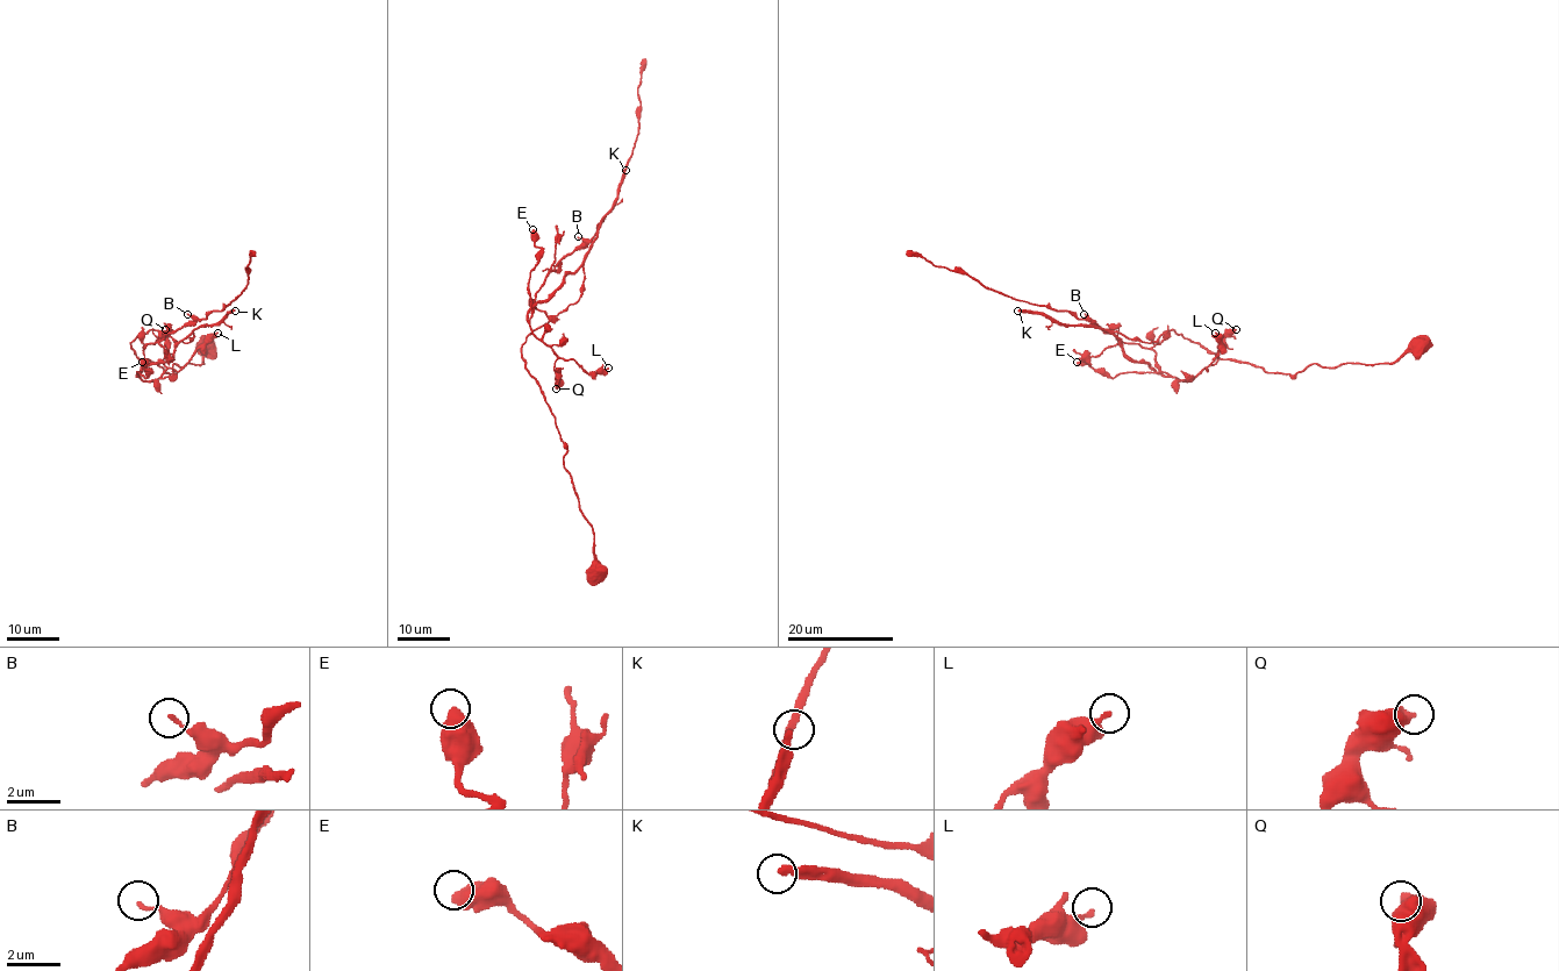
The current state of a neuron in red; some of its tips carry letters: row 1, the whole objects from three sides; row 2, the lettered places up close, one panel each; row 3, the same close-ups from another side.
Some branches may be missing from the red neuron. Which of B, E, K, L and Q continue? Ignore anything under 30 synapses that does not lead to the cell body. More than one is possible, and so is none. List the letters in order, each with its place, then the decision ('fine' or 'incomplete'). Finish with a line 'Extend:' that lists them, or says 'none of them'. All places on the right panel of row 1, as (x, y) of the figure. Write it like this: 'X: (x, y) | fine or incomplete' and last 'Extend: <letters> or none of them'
B: (1084, 314) | fine
E: (1077, 362) | fine
K: (1017, 311) | incomplete
L: (1215, 333) | fine
Q: (1236, 329) | fine
Extend: K

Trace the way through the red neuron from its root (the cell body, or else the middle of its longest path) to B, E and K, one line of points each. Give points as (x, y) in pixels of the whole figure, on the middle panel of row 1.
B: (598, 573), (565, 444), (522, 358), (526, 337), (549, 321), (535, 293), (584, 243), (578, 236)
E: (598, 573), (565, 444), (522, 358), (526, 337), (549, 321), (530, 304), (533, 229)
K: (598, 573), (592, 526), (563, 461), (567, 448), (522, 347), (579, 299), (585, 254), (626, 170)

